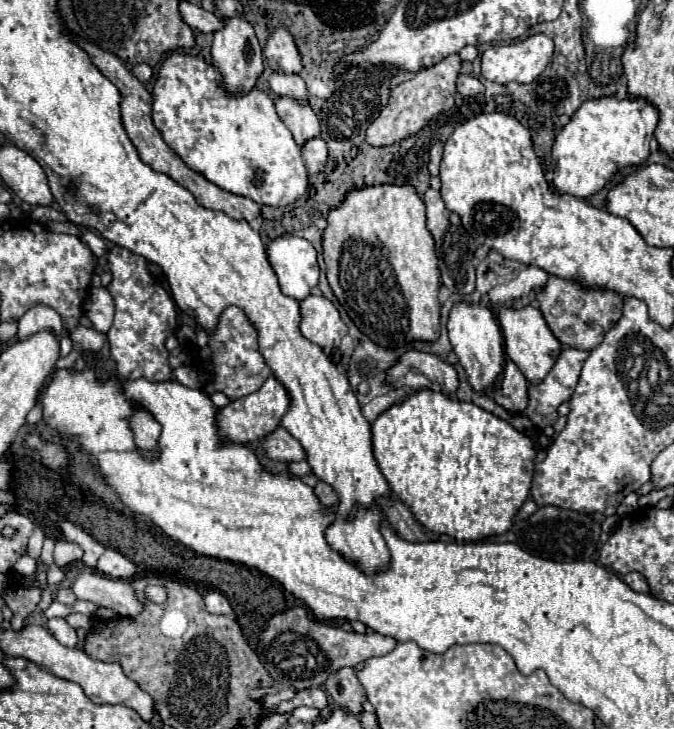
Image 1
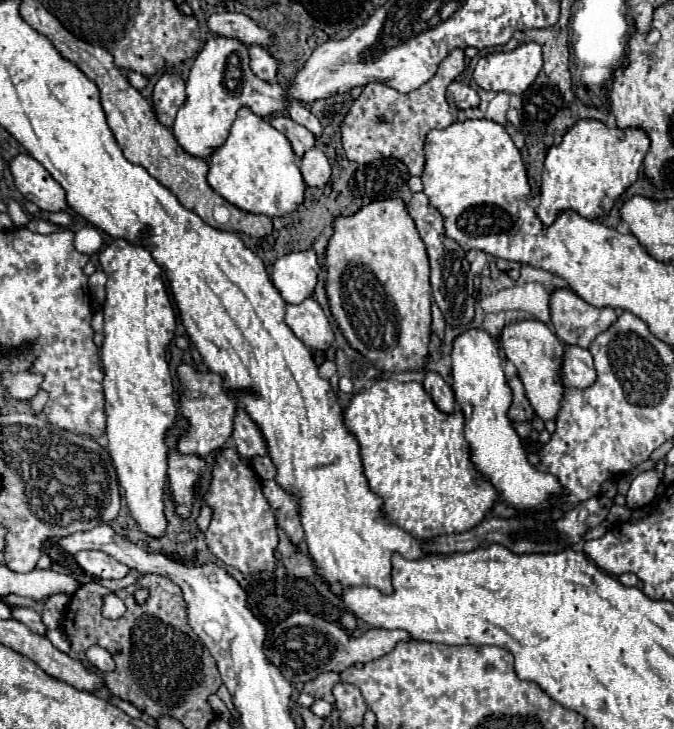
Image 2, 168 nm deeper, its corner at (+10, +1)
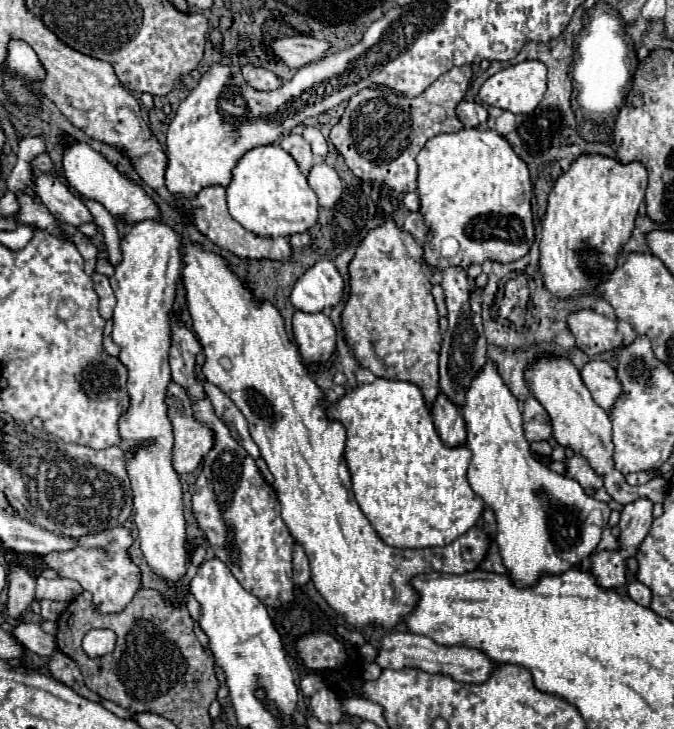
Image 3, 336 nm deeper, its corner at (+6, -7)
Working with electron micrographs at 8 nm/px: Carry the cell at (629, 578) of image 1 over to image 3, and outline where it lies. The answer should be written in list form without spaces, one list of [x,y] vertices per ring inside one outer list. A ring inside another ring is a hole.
[[[637,580],[629,584],[629,596],[631,596],[637,604],[641,604],[641,606],[649,606],[649,604],[651,604],[651,590],[649,590],[645,584],[637,582]]]

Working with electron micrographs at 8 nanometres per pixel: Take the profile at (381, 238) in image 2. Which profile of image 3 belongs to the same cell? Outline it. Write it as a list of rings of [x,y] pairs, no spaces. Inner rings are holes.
[[[385,222],[381,228],[375,228],[365,236],[353,262],[349,264],[351,274],[351,294],[343,310],[343,332],[345,342],[351,348],[353,356],[357,356],[359,364],[371,370],[379,378],[389,380],[405,380],[421,388],[425,402],[433,408],[433,402],[439,394],[439,348],[441,348],[441,332],[439,332],[439,314],[431,296],[431,278],[433,272],[423,260],[423,248],[415,242],[413,236],[397,228],[393,222]],[[385,358],[393,358],[391,364],[385,364]]]

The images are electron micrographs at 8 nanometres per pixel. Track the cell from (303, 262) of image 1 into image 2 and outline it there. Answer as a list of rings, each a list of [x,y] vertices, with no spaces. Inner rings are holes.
[[[311,248],[289,252],[273,262],[271,280],[285,302],[301,304],[301,300],[313,294],[317,284],[317,268],[317,256]]]

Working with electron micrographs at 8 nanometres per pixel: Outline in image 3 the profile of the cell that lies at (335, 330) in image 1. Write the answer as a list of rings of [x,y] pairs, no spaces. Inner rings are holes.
[[[295,312],[293,336],[303,362],[327,362],[335,350],[335,326],[323,312]]]

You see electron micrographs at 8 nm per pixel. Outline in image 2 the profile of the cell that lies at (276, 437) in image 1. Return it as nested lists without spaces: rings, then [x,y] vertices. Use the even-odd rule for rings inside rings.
[[[241,406],[237,408],[237,416],[235,416],[233,442],[243,458],[251,460],[255,456],[267,456],[267,442],[259,426],[249,418],[249,414]]]

